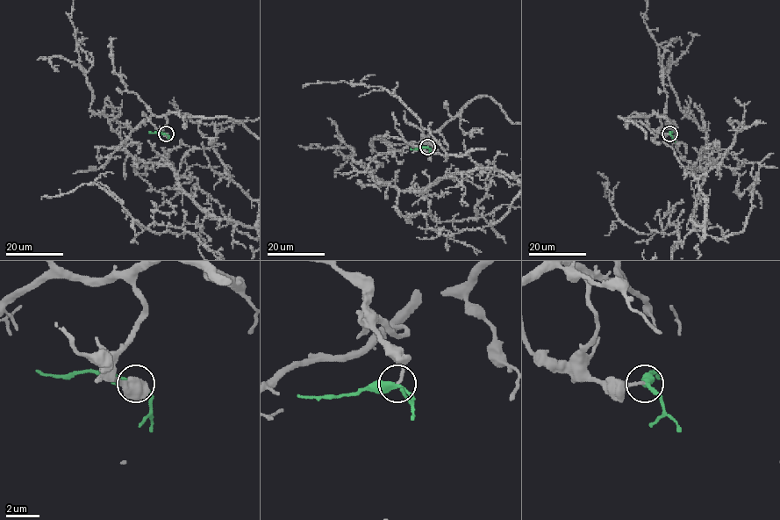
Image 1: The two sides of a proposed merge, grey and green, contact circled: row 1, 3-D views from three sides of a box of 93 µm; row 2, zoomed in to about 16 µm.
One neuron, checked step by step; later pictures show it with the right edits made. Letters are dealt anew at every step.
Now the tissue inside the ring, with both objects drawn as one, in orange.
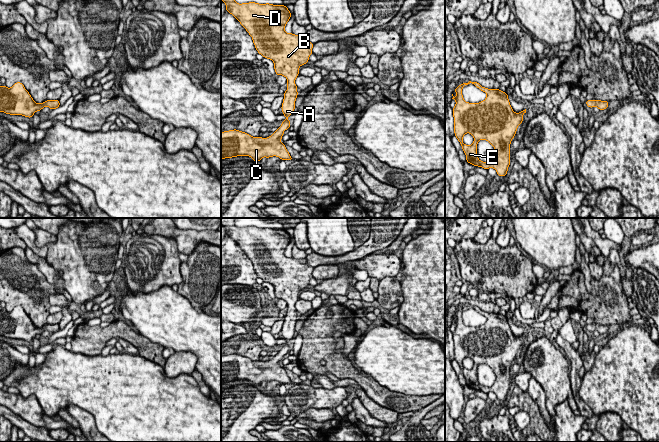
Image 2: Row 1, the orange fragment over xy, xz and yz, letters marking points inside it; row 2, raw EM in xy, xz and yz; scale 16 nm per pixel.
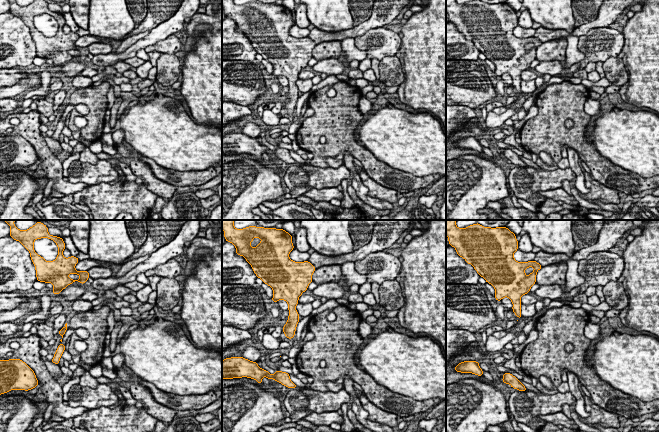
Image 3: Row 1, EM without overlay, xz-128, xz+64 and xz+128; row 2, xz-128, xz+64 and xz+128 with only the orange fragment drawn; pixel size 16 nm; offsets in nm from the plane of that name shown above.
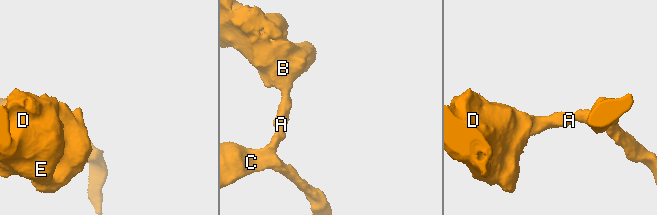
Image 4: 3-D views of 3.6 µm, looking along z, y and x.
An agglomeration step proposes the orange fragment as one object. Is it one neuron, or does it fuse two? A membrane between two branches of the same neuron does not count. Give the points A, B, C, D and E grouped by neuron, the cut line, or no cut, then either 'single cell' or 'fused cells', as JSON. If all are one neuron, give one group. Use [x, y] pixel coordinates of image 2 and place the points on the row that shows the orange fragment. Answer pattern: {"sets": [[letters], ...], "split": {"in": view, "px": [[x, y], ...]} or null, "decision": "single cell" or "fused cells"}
{"sets": [["A", "B", "C", "D", "E"]], "split": null, "decision": "single cell"}

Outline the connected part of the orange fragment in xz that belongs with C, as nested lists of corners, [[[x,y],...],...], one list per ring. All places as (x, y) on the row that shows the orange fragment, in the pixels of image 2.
[[[222,1],[227,12],[232,14],[252,37],[258,53],[274,62],[276,75],[287,78],[287,90],[281,106],[287,119],[267,138],[252,137],[237,129],[221,132],[221,160],[237,156],[249,156],[254,162],[273,156],[281,160],[293,160],[281,139],[284,131],[290,127],[288,117],[295,109],[298,96],[295,79],[299,75],[299,67],[309,61],[314,43],[307,40],[306,34],[285,32],[285,26],[291,18],[285,5]]]

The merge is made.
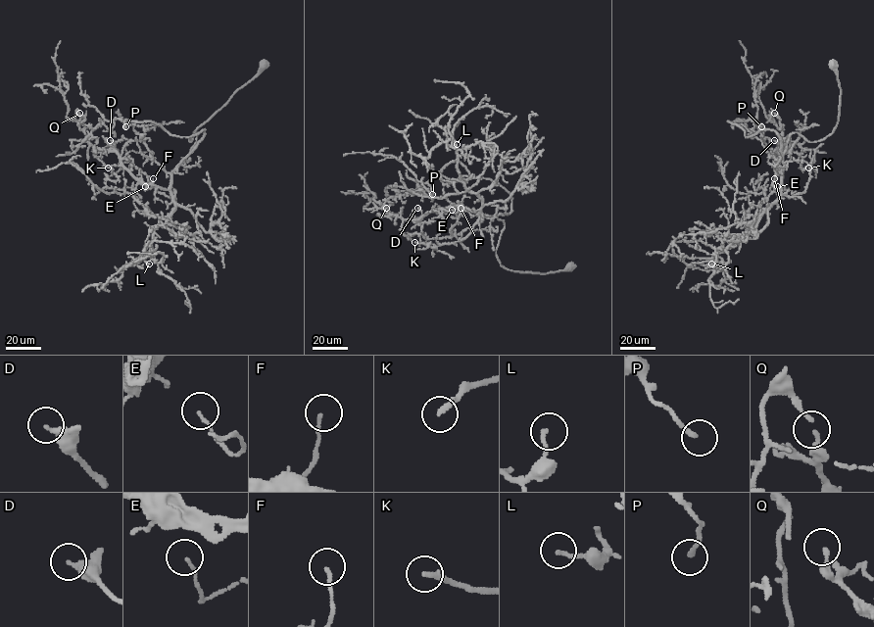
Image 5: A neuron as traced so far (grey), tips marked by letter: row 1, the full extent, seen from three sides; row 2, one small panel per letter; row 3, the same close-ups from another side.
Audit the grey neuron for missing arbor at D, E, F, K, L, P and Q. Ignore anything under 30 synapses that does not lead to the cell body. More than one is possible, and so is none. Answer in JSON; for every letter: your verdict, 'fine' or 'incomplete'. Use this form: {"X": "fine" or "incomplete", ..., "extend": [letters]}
{"D": "fine", "E": "fine", "F": "fine", "K": "incomplete", "L": "fine", "P": "fine", "Q": "fine", "extend": ["K"]}

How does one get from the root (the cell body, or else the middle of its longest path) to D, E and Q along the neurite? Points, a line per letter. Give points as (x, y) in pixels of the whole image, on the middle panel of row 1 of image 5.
D: (570, 265), (544, 273), (506, 269), (496, 255), (503, 220), (456, 206), (433, 210), (421, 217), (417, 208)
E: (570, 265), (544, 273), (506, 269), (496, 255), (504, 221), (461, 206), (455, 213), (452, 210)
Q: (570, 265), (544, 273), (506, 269), (496, 255), (505, 223), (496, 217), (450, 206), (404, 219), (386, 208)

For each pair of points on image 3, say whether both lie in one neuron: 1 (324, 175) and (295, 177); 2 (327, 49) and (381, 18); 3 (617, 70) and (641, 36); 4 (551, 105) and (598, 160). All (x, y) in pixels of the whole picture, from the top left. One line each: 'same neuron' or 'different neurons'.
1: same neuron
2: different neurons
3: different neurons
4: same neuron

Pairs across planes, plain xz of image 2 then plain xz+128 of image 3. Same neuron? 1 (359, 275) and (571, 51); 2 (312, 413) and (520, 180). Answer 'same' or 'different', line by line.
1: same
2: different

